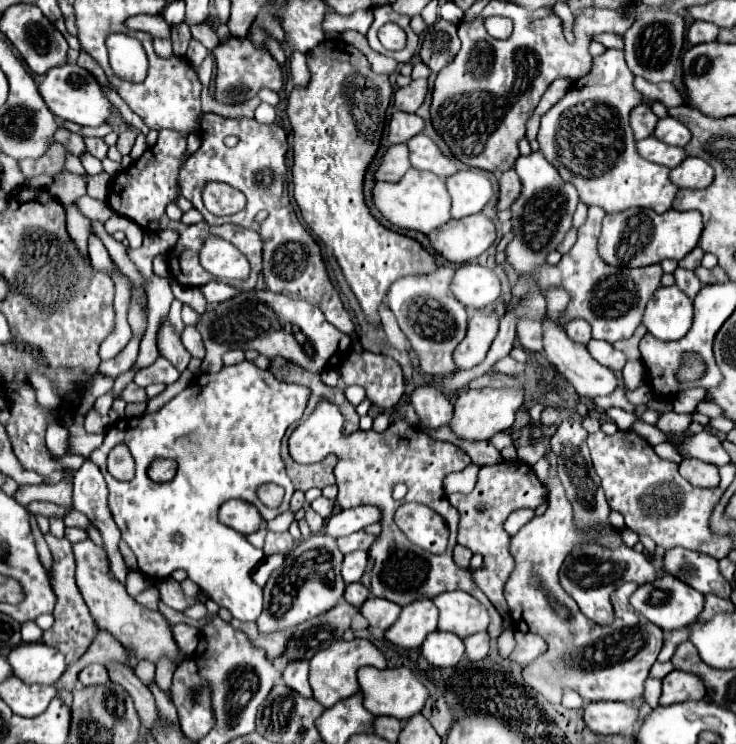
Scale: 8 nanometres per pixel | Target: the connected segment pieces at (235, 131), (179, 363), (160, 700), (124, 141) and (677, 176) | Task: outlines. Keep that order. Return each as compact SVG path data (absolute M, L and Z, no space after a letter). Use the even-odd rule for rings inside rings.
M228 118L228 136L226 136L226 130L224 130L224 122L222 126L202 126L202 144L200 148L188 158L188 162L184 164L182 168L182 196L188 198L196 210L202 212L204 220L208 224L226 224L226 222L232 222L232 224L238 224L242 228L250 228L250 230L256 230L264 242L262 246L262 276L264 276L264 284L266 284L266 290L270 292L276 292L276 294L290 294L290 296L298 296L302 300L312 300L320 310L322 314L326 316L328 322L332 322L340 332L346 332L348 336L352 336L354 332L354 322L352 318L348 316L336 288L332 286L330 278L328 278L328 272L326 272L326 266L322 262L322 254L320 254L320 246L316 244L316 240L306 232L306 228L300 224L300 220L296 218L296 212L288 200L288 190L286 190L286 150L288 150L288 140L286 140L286 132L276 126L276 124L270 124L270 126L262 126L258 124L254 118L248 120L248 118ZM228 136L236 136L238 142L234 146L226 146L226 138ZM208 182L226 182L226 184L236 184L238 190L242 190L248 198L248 204L242 212L230 216L230 218L218 218L214 214L210 214L204 204L202 204L202 190ZM260 210L266 210L268 212L268 218L262 222L262 224L256 224L254 222L254 216L260 212Z
M166 320L160 328L160 334L158 334L158 348L160 348L160 354L164 358L168 358L172 362L174 368L178 368L180 372L186 370L188 362L190 362L190 354L188 350L182 346L182 340L174 334L170 322Z
M152 684L152 686L150 686L150 690L152 690L154 698L156 698L156 706L158 706L158 710L160 710L162 718L164 718L166 722L178 722L176 708L174 708L172 700L168 700L168 696L166 696L166 694L156 686L156 684Z
M126 130L126 132L122 132L120 134L120 138L118 138L118 150L122 152L122 154L130 154L130 150L132 150L132 146L134 146L134 140L136 140L136 136L138 136L138 132L136 130Z
M686 158L682 164L678 164L674 170L670 170L670 180L678 188L688 188L688 190L698 190L710 186L714 178L714 170L702 160L702 158Z

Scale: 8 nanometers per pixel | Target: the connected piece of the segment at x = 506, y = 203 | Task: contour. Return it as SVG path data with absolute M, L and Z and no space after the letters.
M508 170L508 172L504 172L502 176L500 176L500 180L498 180L498 184L500 184L500 194L498 194L498 202L496 202L496 208L498 210L508 210L510 208L510 204L518 198L518 194L520 194L520 180L518 180L518 176L516 176L516 172L514 170Z

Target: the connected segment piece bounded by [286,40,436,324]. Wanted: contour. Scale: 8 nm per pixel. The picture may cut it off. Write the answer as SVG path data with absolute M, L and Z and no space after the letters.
M326 40L306 56L308 56L310 82L306 86L296 86L290 92L288 108L286 108L294 132L292 134L294 200L300 206L304 222L328 248L332 248L366 318L372 324L378 324L380 322L378 308L392 282L396 282L400 276L406 274L428 274L436 270L436 260L416 240L410 240L378 224L378 220L372 218L366 202L362 200L364 172L380 144L386 108L392 96L392 86L386 74L374 74L370 70L370 64L366 62L366 56L360 50L346 46L346 42L342 40Z

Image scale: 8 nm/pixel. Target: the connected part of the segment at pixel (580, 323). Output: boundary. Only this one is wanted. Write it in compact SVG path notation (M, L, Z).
M574 320L574 322L568 322L566 324L566 334L570 340L578 342L578 344L588 344L588 340L592 338L590 336L590 324L586 320Z

